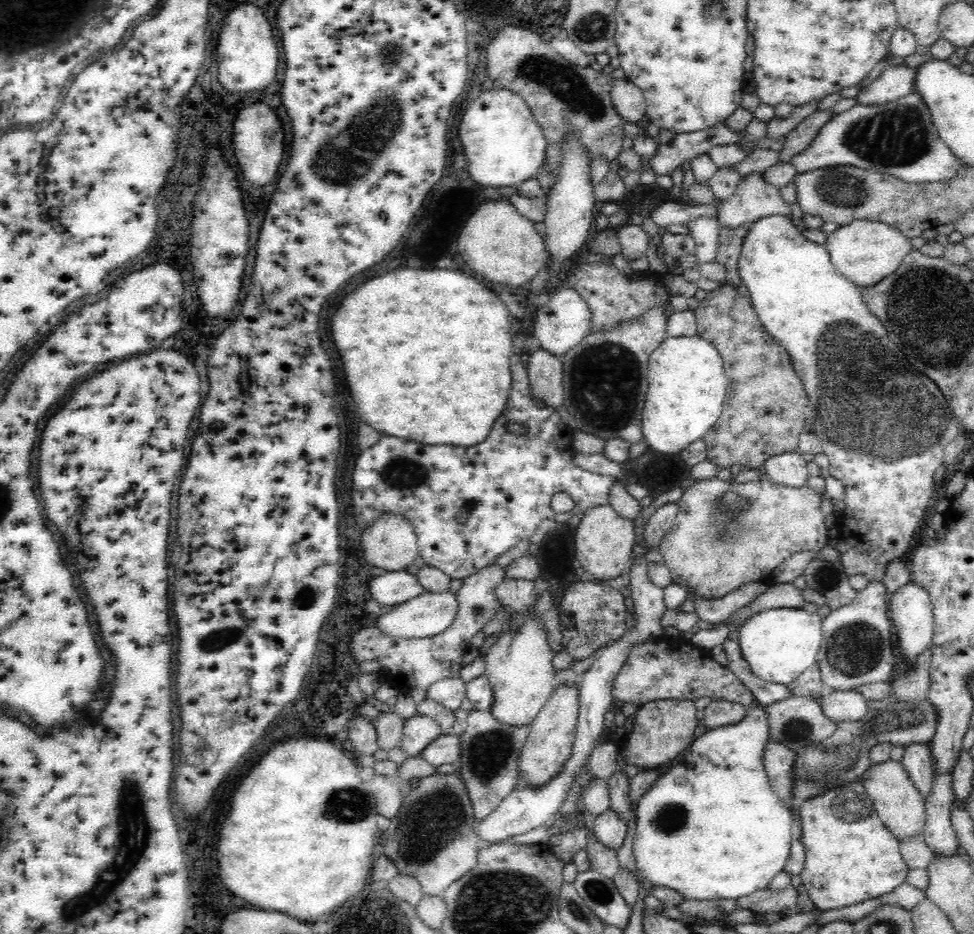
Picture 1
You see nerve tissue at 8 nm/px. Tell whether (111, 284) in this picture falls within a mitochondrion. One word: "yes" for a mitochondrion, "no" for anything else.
no

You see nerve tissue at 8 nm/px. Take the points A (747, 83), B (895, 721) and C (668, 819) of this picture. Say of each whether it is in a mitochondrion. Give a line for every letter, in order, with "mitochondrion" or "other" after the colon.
A: other
B: mitochondrion
C: mitochondrion

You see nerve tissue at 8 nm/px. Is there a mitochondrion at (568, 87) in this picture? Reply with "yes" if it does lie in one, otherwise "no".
yes

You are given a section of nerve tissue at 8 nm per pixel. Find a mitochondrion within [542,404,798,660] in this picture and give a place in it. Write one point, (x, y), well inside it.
(730, 505)

